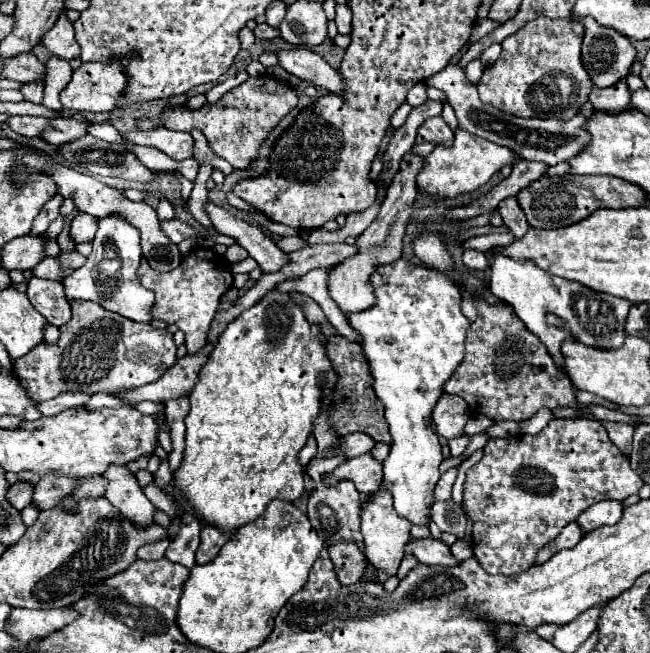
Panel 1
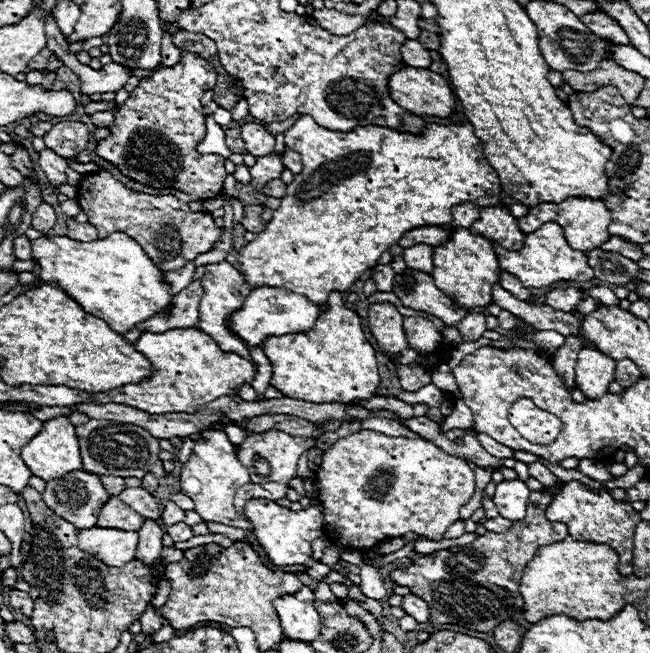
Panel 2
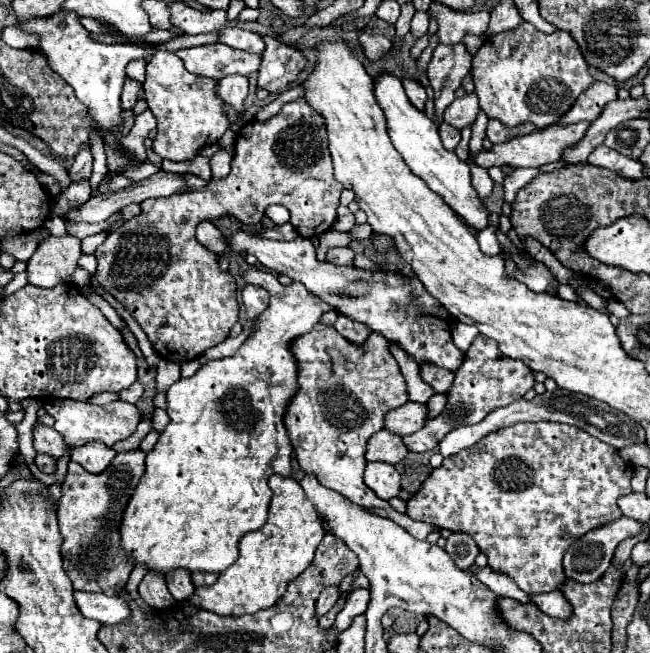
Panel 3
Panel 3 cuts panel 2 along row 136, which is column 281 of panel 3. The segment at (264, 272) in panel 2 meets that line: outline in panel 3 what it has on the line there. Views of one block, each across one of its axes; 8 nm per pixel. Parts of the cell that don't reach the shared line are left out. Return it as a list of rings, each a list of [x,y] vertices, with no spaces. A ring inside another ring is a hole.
[[[238,258],[238,264],[244,270],[246,282],[260,284],[270,292],[268,310],[258,316],[256,332],[252,332],[234,356],[206,362],[194,376],[180,378],[168,388],[170,424],[146,456],[146,474],[134,490],[120,526],[126,554],[134,562],[144,562],[150,570],[162,574],[172,568],[220,574],[236,562],[240,538],[266,524],[272,498],[268,478],[272,474],[290,476],[292,472],[292,444],[284,426],[284,414],[298,392],[298,362],[290,352],[290,344],[298,336],[308,334],[322,312],[332,310],[298,282],[282,286],[274,274],[258,270],[242,258]]]

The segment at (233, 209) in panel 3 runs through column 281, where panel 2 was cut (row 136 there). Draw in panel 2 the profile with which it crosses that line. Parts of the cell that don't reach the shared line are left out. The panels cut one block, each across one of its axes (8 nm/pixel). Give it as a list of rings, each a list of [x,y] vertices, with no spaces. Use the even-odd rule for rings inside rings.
[[[184,54],[182,60],[174,66],[168,68],[158,68],[152,76],[146,76],[140,80],[140,86],[128,96],[128,100],[120,106],[114,108],[116,122],[110,126],[112,136],[106,140],[100,140],[96,144],[96,154],[110,164],[114,164],[122,174],[128,178],[142,182],[152,188],[176,188],[182,190],[194,200],[208,200],[220,194],[222,182],[226,178],[224,170],[224,158],[218,154],[198,154],[196,146],[204,140],[206,136],[206,126],[204,126],[204,112],[200,98],[206,90],[212,90],[216,86],[216,70],[198,54]]]

